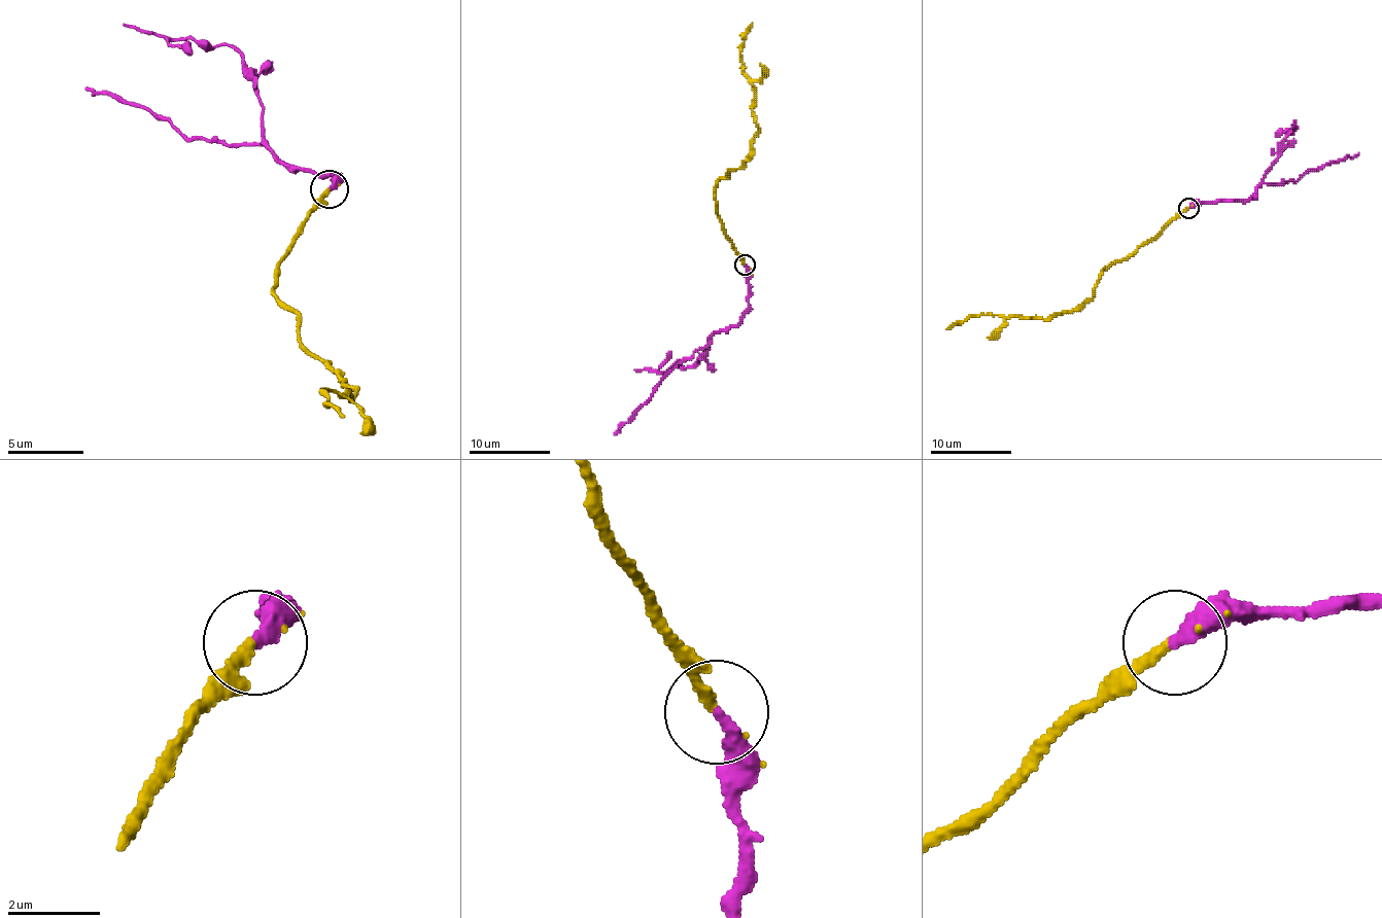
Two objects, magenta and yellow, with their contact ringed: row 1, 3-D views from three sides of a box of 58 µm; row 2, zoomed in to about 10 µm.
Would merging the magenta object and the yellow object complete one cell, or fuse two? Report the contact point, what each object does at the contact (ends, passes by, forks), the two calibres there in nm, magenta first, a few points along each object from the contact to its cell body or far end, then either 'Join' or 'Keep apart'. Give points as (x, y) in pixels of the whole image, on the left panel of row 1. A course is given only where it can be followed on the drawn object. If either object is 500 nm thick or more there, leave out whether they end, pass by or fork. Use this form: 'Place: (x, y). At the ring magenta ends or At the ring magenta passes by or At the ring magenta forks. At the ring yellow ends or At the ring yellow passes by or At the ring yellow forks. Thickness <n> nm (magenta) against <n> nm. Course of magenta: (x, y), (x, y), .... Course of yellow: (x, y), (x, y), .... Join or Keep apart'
Place: (330, 189). At the ring magenta ends. At the ring yellow ends. Thickness 360 nm (magenta) against 200 nm. Course of magenta: (329, 188), (336, 177), (286, 165), (264, 142), (187, 139), (168, 119), (84, 89). Course of yellow: (329, 188), (275, 276), (275, 294), (298, 318), (298, 337), (355, 394), (320, 394), (344, 417). Join

